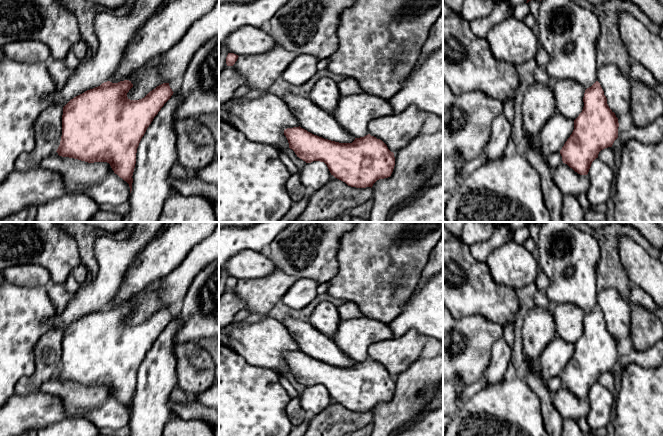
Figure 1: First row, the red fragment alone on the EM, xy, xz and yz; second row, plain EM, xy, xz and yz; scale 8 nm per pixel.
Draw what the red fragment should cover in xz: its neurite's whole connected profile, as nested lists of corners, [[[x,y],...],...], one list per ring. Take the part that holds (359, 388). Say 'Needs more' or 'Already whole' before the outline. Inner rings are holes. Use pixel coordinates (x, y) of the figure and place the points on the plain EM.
Needs more. [[[291,318],[282,322],[299,345],[299,351],[284,354],[289,372],[297,381],[306,387],[324,386],[331,399],[351,411],[372,412],[377,404],[391,400],[395,390],[395,381],[382,364],[370,358],[355,362],[339,349],[331,337],[318,331],[309,322]]]

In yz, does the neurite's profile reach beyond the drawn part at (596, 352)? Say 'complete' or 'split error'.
split error

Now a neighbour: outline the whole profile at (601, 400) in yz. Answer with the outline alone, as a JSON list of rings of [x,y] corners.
[[[596,382],[589,393],[587,400],[590,403],[588,415],[585,417],[591,429],[607,427],[610,422],[613,392],[599,382]]]

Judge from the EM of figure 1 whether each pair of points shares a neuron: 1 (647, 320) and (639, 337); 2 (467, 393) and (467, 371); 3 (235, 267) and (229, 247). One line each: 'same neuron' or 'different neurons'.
1: same neuron
2: different neurons
3: different neurons

